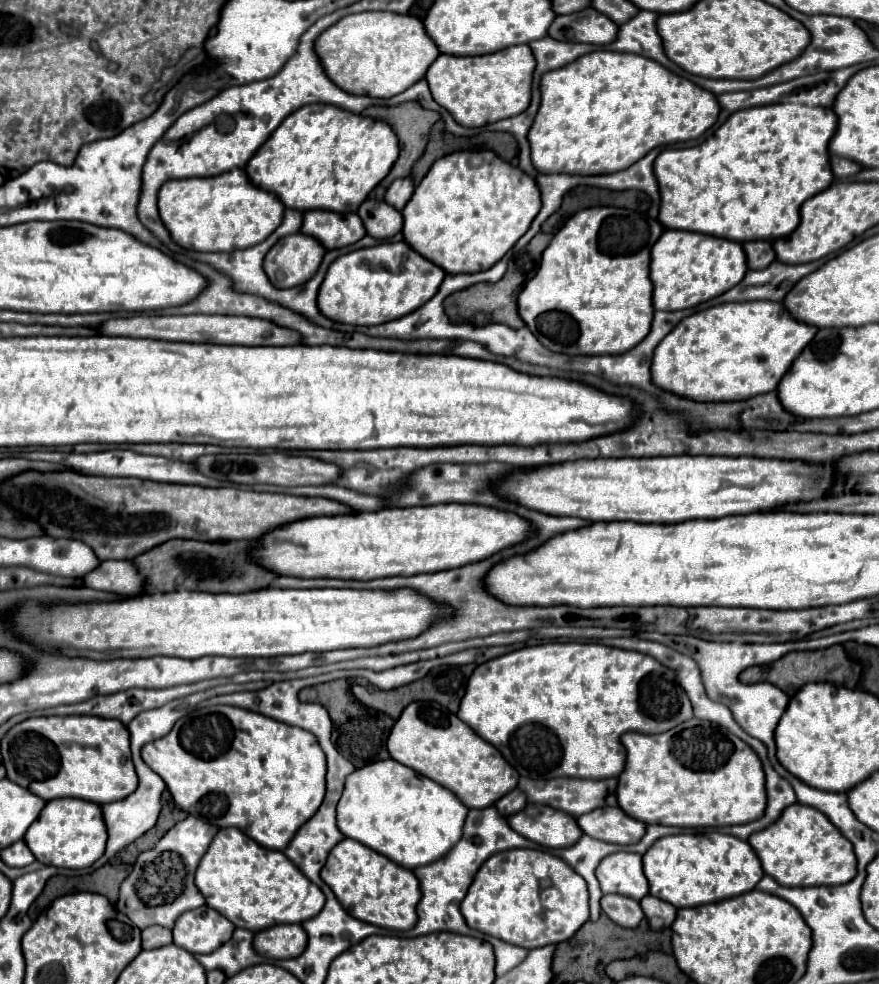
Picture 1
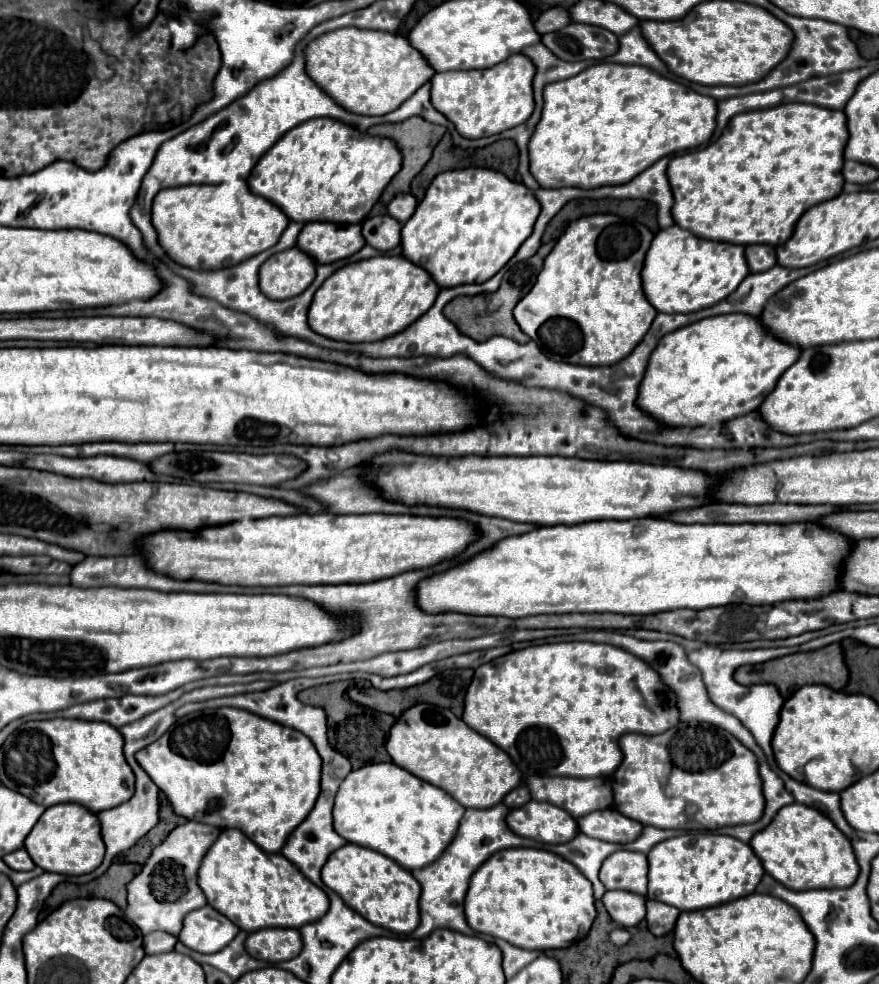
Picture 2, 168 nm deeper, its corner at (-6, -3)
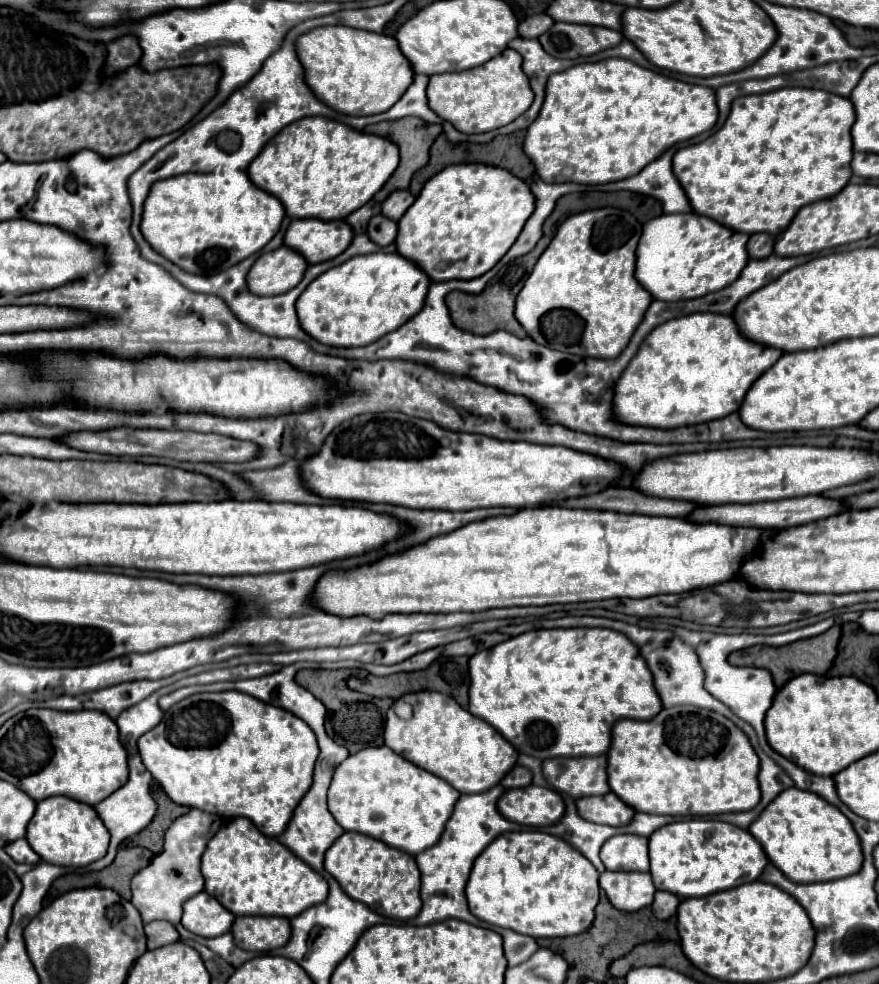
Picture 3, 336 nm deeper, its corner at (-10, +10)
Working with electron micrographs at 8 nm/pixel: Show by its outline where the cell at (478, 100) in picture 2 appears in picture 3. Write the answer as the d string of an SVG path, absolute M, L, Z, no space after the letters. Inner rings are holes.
M507 49L475 69L433 75L429 79L427 99L429 107L441 119L451 121L459 131L485 133L523 115L533 103L533 89L529 85L529 77L523 73L523 57L515 49Z

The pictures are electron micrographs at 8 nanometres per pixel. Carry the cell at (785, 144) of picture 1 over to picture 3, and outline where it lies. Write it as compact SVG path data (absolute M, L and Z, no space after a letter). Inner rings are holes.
M783 87L761 95L741 95L735 99L725 125L697 145L683 147L673 157L675 177L687 191L695 213L705 215L741 233L783 233L795 213L813 201L837 195L851 177L851 127L855 109L847 97L821 89Z

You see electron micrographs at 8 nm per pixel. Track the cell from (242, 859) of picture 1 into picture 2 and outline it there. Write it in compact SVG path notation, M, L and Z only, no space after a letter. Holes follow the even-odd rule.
M235 828L223 830L205 854L199 868L199 886L207 896L207 904L245 932L271 926L301 928L319 920L329 908L327 894L307 880L283 854L263 852Z

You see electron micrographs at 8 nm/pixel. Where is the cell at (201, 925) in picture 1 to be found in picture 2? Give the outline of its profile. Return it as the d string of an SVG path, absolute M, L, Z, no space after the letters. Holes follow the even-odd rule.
M203 906L185 916L179 940L195 952L213 954L223 950L237 932L239 928L231 924L231 920L215 912L211 906Z

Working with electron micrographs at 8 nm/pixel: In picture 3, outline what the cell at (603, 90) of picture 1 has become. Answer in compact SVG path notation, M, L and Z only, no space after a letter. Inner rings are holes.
M619 57L603 59L599 63L579 63L563 73L551 75L547 81L545 103L527 129L525 153L545 183L573 181L599 185L619 181L637 175L651 159L657 159L671 145L709 131L717 121L717 113L715 93L709 87L671 79Z

